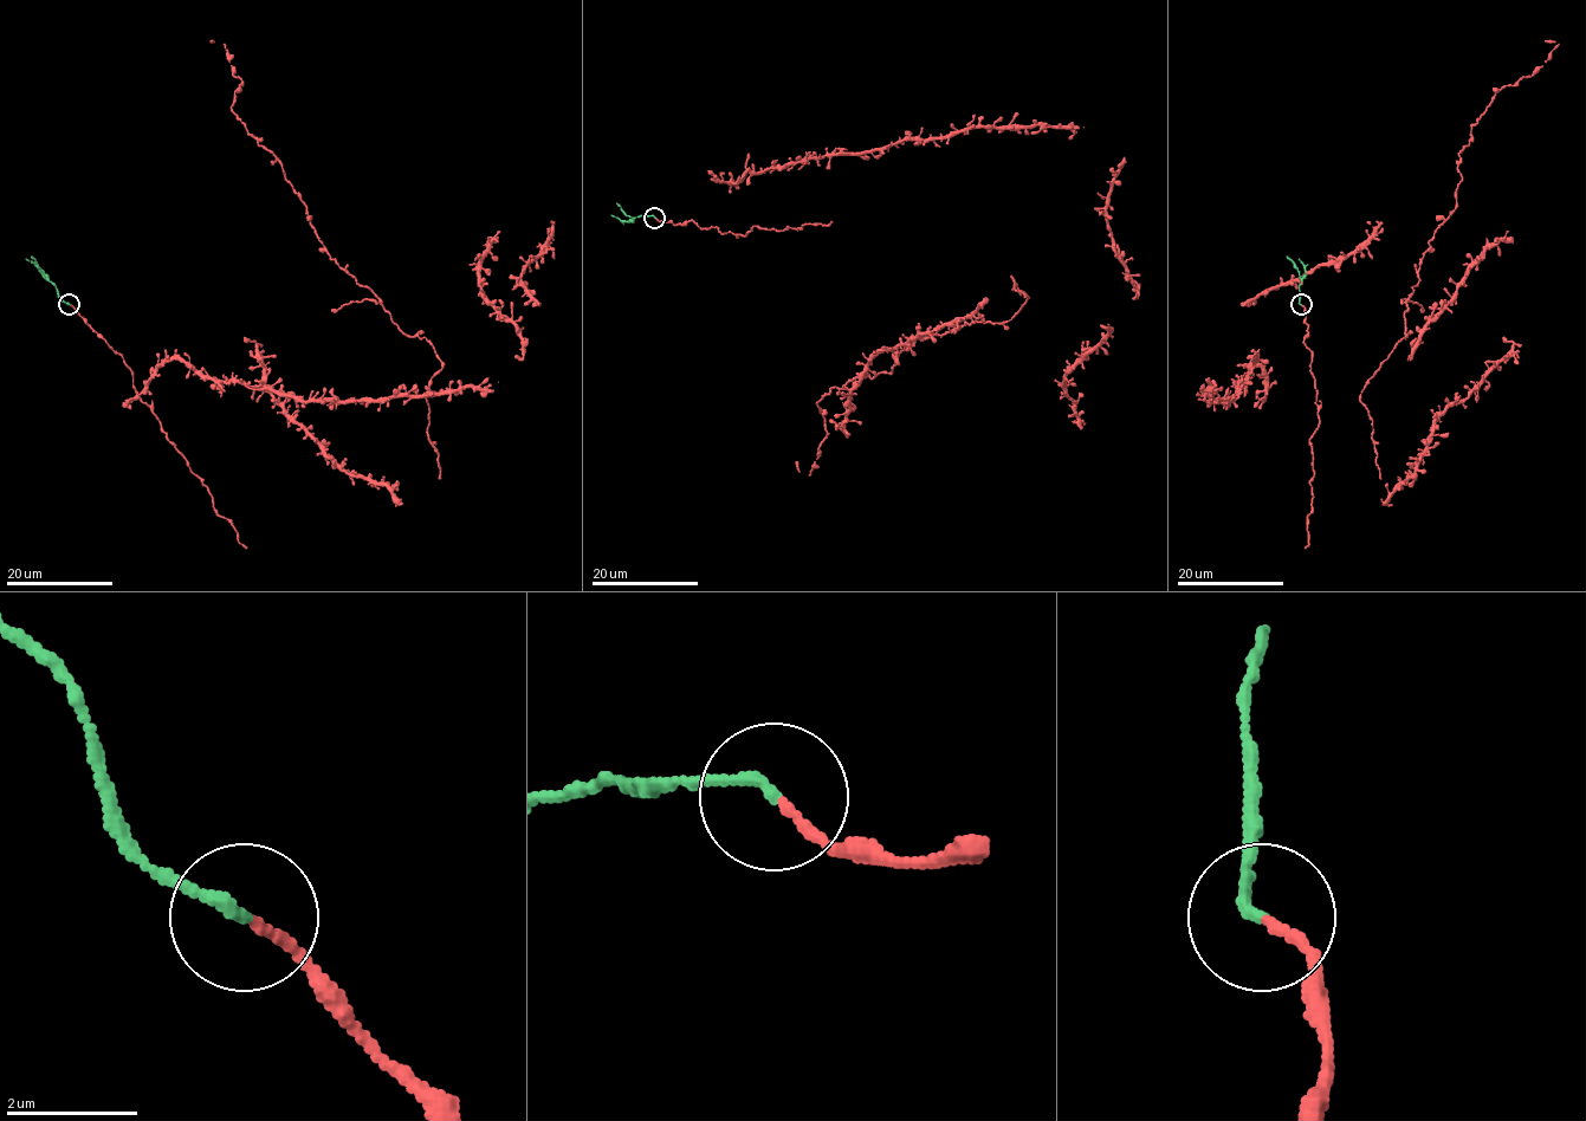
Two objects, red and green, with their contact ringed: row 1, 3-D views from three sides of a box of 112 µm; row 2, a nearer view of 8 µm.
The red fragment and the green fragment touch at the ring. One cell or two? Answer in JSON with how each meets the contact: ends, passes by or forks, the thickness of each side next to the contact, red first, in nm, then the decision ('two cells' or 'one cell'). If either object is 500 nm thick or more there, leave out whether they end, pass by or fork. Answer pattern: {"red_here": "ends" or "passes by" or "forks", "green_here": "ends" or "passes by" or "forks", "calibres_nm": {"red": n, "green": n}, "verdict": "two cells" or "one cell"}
{"red_here": "ends", "green_here": "ends", "calibres_nm": {"red": 140, "green": 190}, "verdict": "one cell"}

